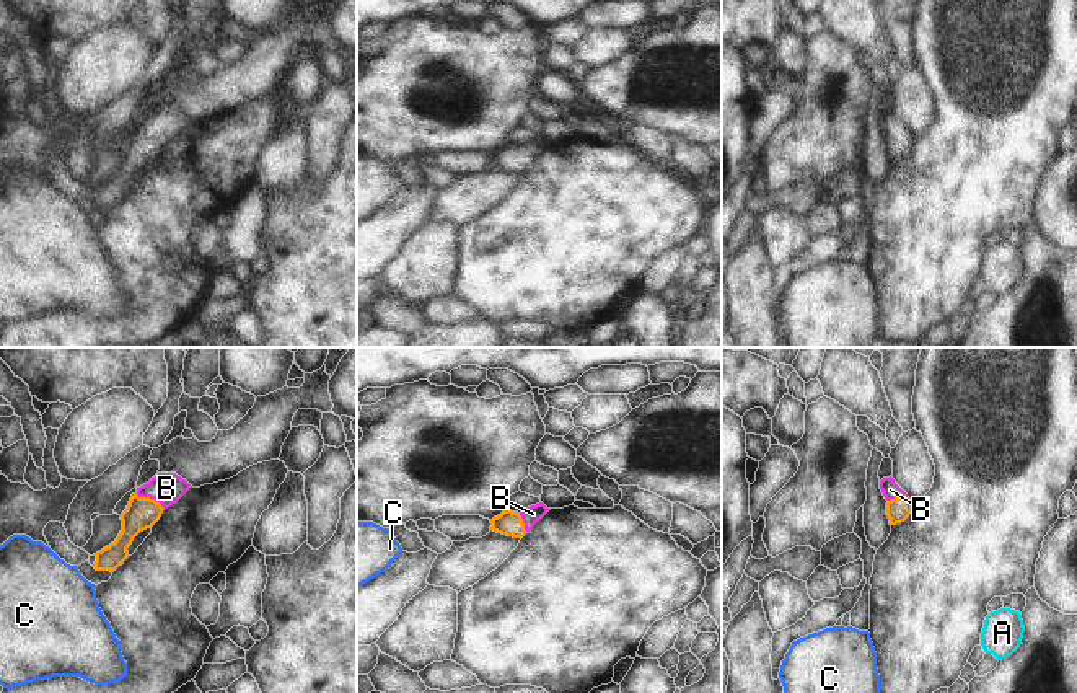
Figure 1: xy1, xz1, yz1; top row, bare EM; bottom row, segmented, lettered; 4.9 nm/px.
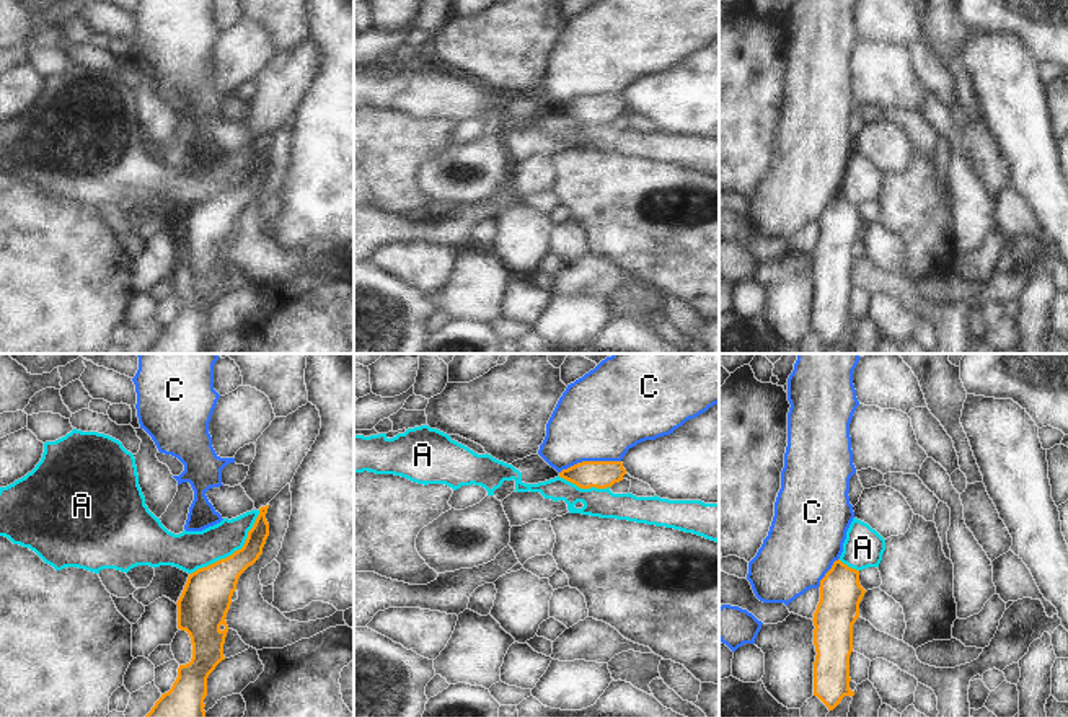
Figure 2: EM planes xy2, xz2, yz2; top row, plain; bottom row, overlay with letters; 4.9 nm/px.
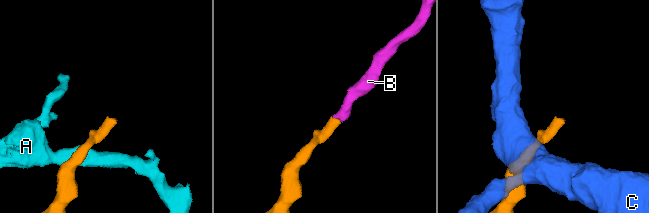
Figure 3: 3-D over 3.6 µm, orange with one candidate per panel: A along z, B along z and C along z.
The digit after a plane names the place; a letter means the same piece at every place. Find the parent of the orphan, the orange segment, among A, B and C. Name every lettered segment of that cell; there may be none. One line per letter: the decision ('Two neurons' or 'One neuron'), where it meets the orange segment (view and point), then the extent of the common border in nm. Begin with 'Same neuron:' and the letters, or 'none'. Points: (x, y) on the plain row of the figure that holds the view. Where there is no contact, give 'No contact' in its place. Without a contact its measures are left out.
Same neuron: B
A: Two neurons. Touches orange at xy2 (235, 186). Shared border 480 nm
B: One neuron. Touches orange at xy1 (149, 132). Shared border 160 nm
C: Two neurons. Touches orange at xz2 (589, 96). Shared border 320 nm

